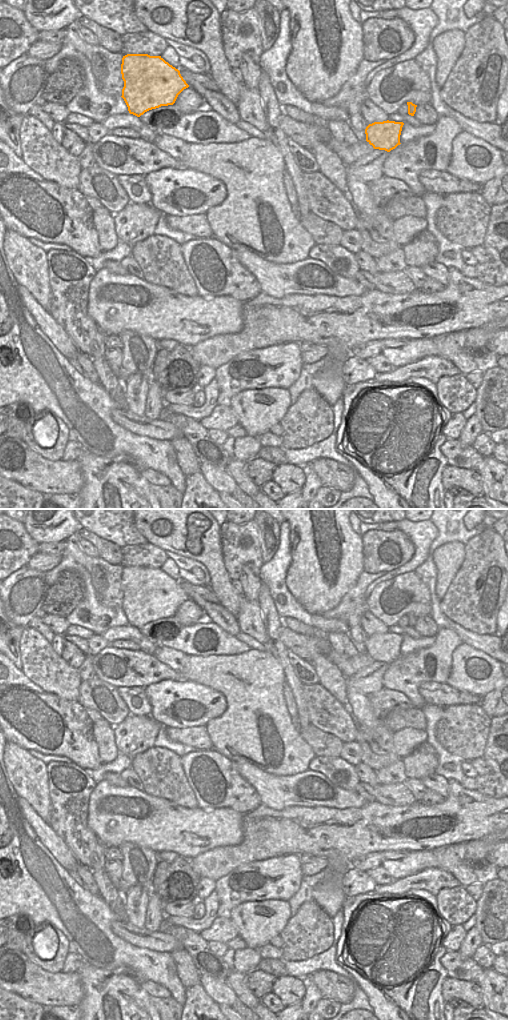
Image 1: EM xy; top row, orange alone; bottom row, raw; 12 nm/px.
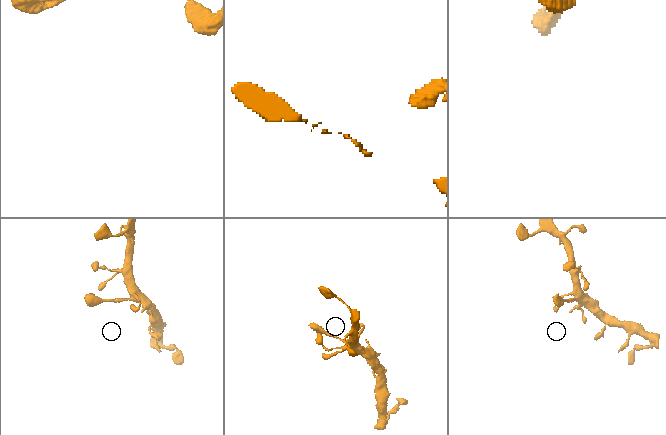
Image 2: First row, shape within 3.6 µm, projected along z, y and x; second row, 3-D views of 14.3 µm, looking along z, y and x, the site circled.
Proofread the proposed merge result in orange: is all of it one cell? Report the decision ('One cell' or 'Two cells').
One cell.

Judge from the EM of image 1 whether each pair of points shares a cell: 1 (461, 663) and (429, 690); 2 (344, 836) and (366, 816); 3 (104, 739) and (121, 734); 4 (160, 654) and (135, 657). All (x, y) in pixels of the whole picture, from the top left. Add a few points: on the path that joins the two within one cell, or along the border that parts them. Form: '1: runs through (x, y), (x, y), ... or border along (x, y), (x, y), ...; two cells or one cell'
1: border along (455, 649), (446, 682), (464, 691); two cells
2: runs through (350, 831), (361, 822); one cell
3: border along (112, 726), (115, 746), (119, 752); two cells
4: border along (152, 654), (173, 669); two cells

